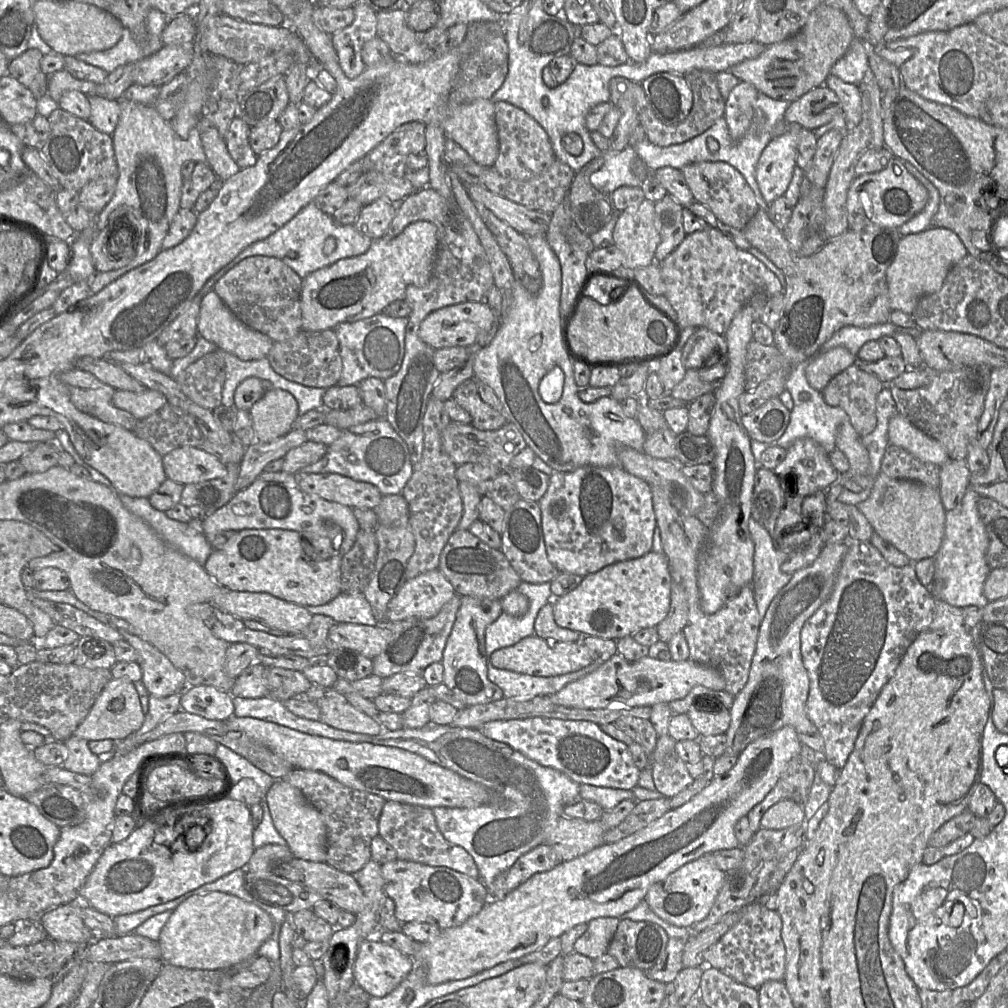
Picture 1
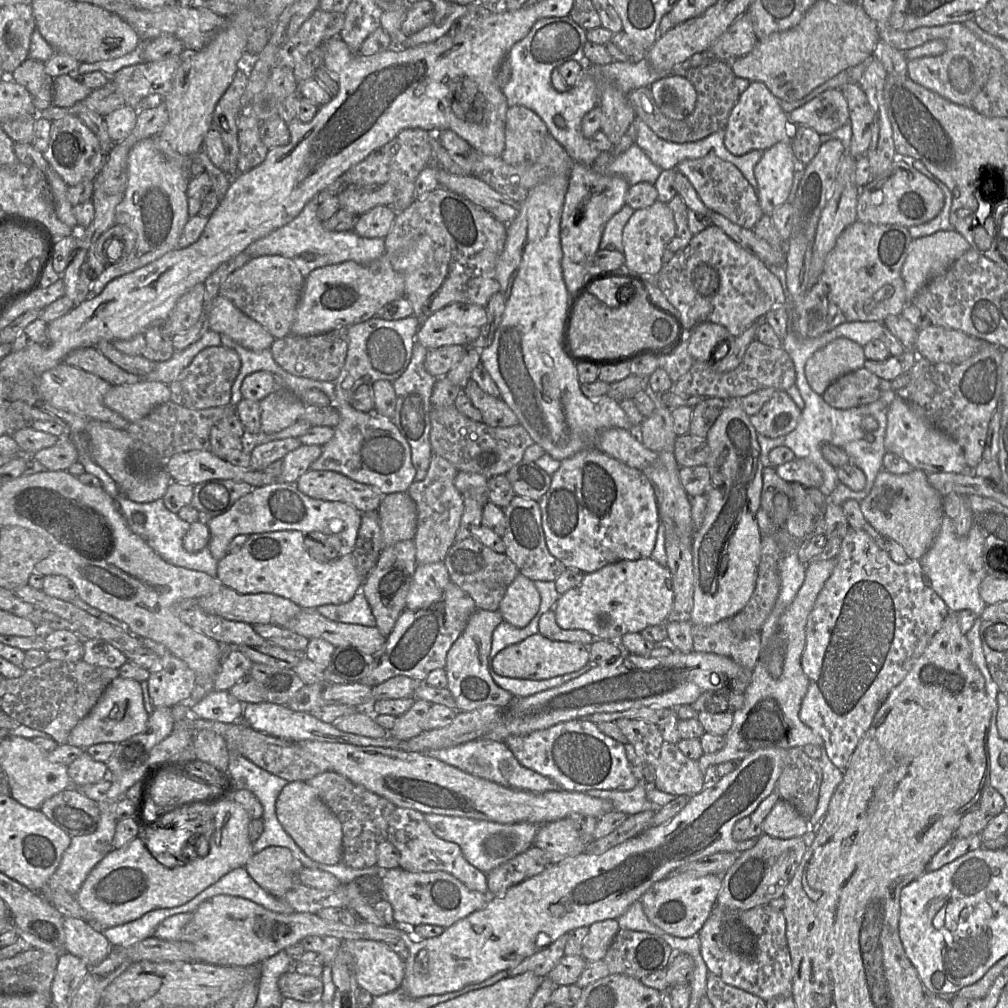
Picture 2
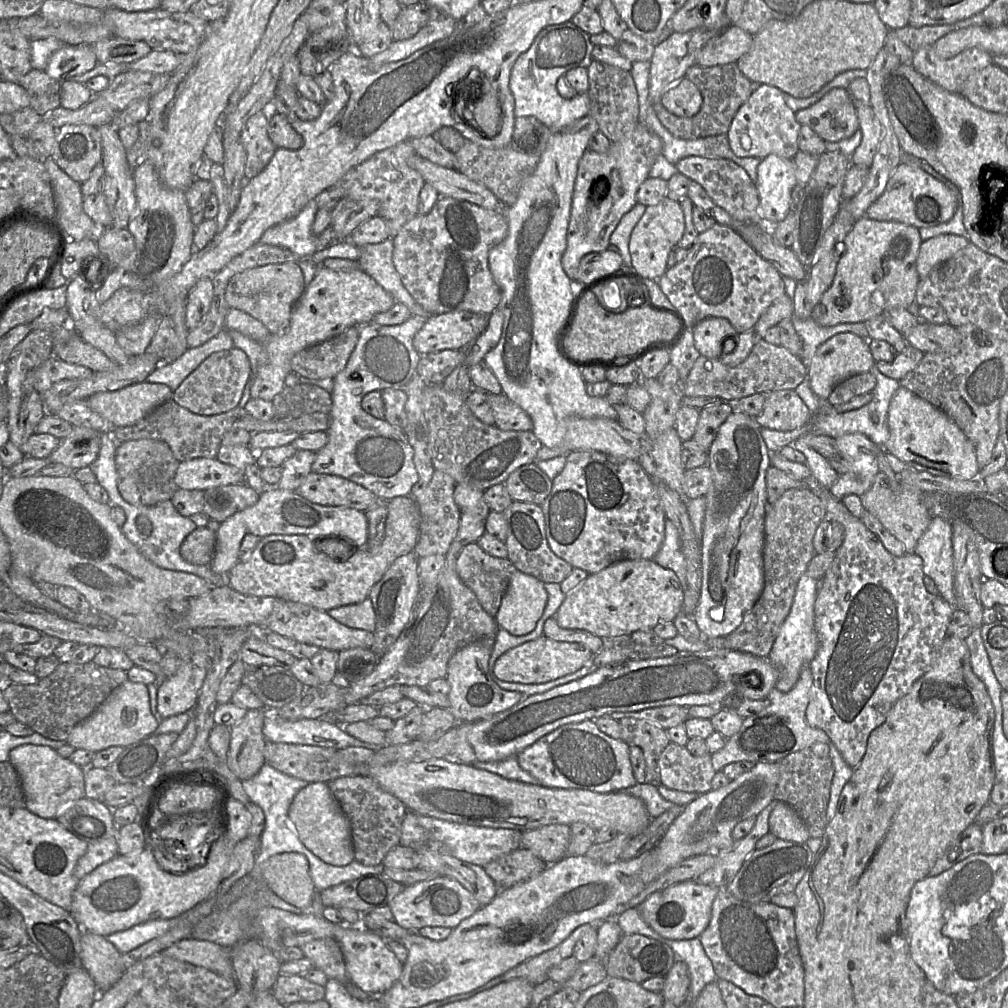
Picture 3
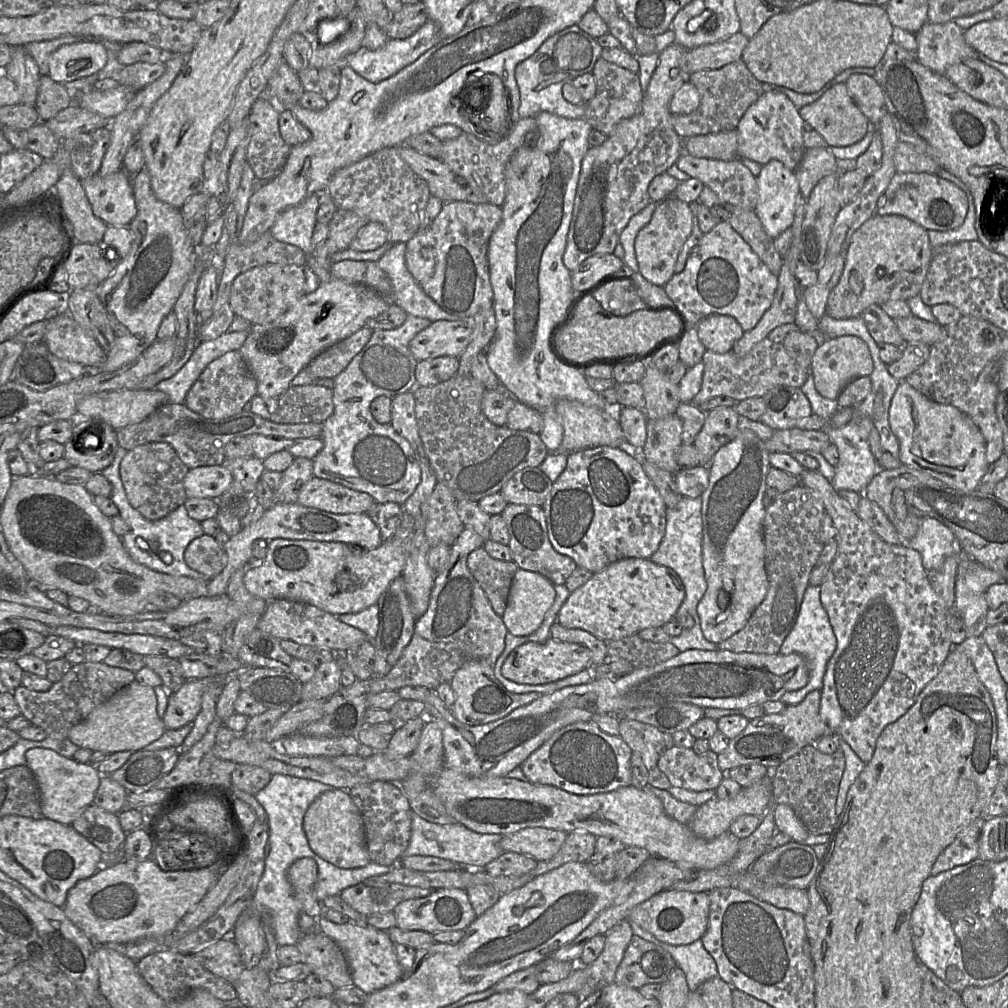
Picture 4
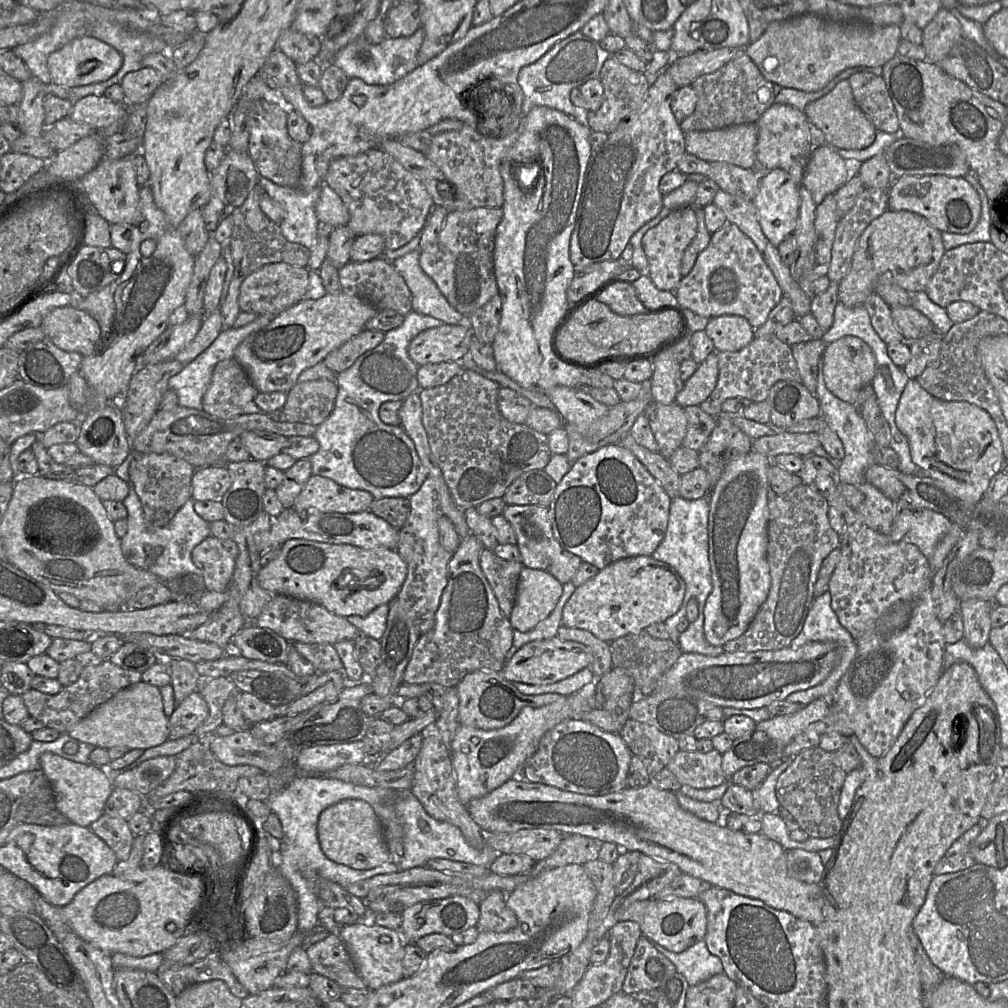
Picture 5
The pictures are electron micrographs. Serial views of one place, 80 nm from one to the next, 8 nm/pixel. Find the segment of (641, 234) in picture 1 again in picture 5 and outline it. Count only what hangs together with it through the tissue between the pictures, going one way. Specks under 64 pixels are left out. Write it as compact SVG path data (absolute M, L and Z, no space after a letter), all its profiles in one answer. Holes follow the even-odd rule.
M685 206L672 210L642 238L642 246L648 260L647 275L660 290L674 292L681 279L681 260L686 248L697 233L697 221L693 207Z

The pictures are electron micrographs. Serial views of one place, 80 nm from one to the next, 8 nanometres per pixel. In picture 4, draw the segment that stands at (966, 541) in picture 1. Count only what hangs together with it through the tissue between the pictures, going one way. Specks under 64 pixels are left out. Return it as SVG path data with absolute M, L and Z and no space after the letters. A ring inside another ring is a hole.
M931 517L921 518L916 535L903 543L920 553L927 572L940 570L945 559L958 550L954 533L939 520Z

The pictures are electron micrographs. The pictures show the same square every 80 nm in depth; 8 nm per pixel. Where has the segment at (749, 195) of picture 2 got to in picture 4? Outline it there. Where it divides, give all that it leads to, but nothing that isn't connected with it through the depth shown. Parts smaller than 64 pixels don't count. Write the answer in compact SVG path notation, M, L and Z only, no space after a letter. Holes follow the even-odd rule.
M683 153L676 166L691 178L700 180L724 202L755 210L756 177L738 159L723 161Z

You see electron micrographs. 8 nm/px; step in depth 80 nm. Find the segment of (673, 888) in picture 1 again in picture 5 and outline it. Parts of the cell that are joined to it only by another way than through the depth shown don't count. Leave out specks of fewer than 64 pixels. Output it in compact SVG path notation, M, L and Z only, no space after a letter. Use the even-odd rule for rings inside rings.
M675 897L667 900L648 899L637 901L617 913L617 921L632 921L640 925L642 936L672 952L683 952L703 940L707 933L707 910L699 898Z

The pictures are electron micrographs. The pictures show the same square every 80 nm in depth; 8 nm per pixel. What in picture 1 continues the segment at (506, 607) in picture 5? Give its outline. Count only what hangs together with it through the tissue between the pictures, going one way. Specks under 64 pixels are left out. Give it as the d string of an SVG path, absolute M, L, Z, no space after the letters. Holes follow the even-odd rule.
M462 529L455 530L449 538L441 552L438 569L452 584L457 595L481 600L501 600L522 582L501 550L488 546Z

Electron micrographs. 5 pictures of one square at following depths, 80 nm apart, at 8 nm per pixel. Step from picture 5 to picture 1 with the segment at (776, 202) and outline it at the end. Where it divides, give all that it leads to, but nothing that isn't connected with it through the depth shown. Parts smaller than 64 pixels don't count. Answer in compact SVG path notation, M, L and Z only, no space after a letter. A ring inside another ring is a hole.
M789 124L784 134L769 141L757 162L756 181L768 205L783 196L790 184L800 129L799 124Z

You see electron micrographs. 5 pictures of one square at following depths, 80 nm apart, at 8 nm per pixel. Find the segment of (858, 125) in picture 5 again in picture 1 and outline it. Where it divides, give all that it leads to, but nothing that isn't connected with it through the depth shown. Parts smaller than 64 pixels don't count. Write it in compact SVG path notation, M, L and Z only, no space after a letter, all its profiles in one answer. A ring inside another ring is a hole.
M823 85L790 102L784 119L789 124L799 124L802 128L815 130L840 113L842 108L839 98L835 92Z

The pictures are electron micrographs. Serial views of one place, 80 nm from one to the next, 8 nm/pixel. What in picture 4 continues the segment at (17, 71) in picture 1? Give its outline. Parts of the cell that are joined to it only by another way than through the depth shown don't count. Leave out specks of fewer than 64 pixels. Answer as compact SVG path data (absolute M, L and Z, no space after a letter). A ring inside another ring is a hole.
M42 75L34 106L40 121L46 122L70 105L72 97L64 84L53 81L48 75Z

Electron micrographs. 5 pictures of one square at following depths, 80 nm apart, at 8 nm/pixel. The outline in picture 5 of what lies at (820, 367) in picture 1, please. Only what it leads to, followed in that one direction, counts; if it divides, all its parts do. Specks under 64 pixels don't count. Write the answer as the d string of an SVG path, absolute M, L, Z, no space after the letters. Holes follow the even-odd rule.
M845 336L826 345L821 359L821 373L825 386L837 398L857 404L863 387L871 384L876 373L876 360L870 347L860 338Z

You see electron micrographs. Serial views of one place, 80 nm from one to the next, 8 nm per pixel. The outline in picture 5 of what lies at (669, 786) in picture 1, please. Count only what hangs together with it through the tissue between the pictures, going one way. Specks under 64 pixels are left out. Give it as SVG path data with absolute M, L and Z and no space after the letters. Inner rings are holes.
M679 750L669 763L669 769L682 786L704 789L720 786L728 779L721 764L722 754L717 750L707 753Z

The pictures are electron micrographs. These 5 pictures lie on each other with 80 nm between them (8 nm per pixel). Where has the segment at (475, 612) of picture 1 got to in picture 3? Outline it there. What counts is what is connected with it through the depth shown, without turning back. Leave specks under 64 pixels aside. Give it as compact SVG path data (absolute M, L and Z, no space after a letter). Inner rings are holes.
M484 638L458 650L449 660L446 679L450 684L449 710L458 723L483 720L521 702L524 694L502 689L489 673L489 659L495 638Z

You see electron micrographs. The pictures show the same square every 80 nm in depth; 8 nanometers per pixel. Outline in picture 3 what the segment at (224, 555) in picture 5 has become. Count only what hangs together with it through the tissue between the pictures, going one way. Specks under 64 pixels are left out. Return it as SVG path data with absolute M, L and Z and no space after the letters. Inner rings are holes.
M197 527L183 541L183 558L194 565L210 565L216 548L216 534L208 527Z

